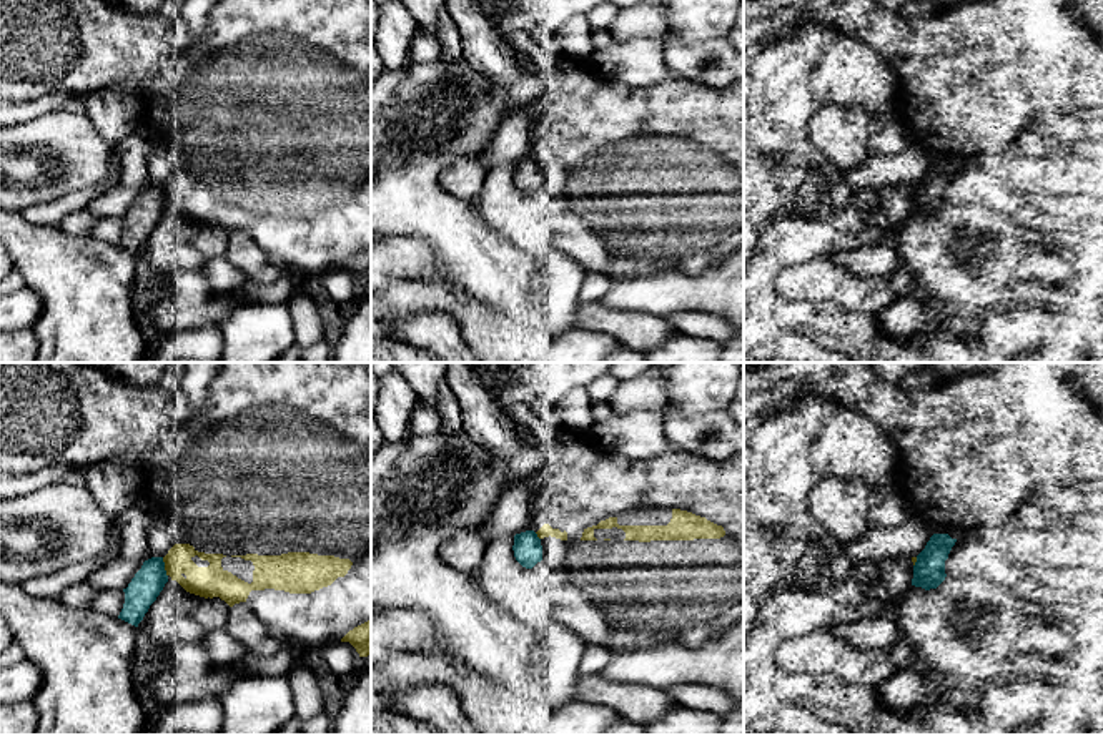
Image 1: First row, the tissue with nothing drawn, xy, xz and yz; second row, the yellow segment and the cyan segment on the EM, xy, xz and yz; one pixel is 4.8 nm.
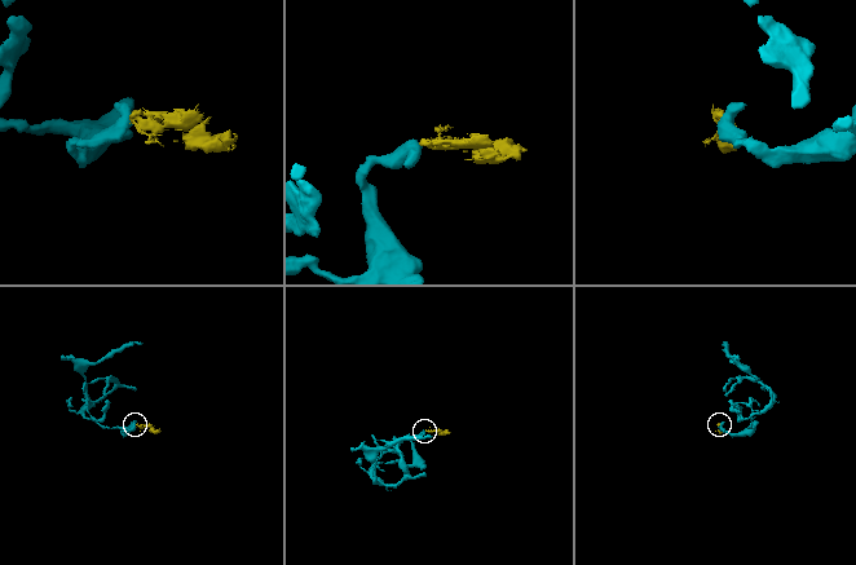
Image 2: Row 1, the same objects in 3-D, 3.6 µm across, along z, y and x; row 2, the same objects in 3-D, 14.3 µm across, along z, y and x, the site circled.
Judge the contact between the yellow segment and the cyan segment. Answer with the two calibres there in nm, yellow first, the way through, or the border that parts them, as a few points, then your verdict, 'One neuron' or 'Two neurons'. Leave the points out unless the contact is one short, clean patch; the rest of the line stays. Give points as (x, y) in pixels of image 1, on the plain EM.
Thickness 150 nm (yellow) against 150 nm. Two neurons

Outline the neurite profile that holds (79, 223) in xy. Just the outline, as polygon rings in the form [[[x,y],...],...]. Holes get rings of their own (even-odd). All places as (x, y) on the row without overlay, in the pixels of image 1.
[[[87,208],[67,215],[58,228],[73,236],[88,236],[98,218]]]

